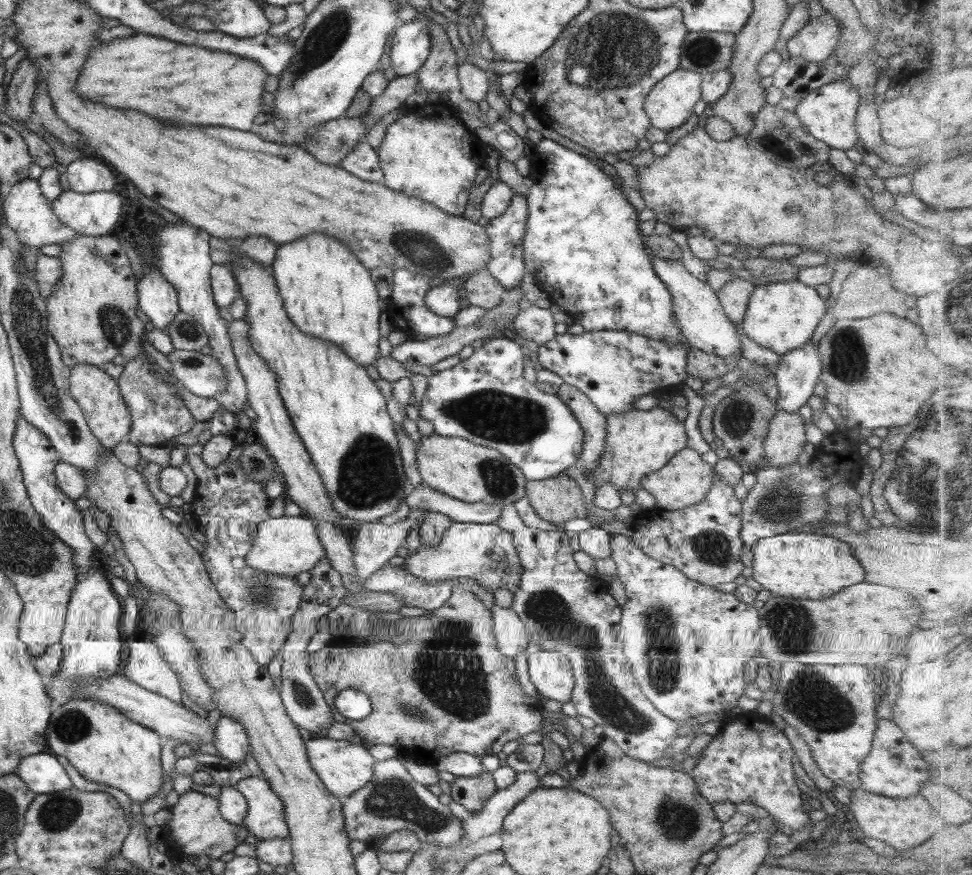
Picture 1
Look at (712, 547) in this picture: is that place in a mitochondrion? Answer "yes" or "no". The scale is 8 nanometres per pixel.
yes

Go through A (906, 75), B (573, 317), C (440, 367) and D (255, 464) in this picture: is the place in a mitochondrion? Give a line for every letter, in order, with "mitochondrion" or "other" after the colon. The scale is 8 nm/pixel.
A: other
B: other
C: other
D: mitochondrion

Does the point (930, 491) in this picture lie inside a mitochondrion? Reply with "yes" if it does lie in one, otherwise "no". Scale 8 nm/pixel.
yes

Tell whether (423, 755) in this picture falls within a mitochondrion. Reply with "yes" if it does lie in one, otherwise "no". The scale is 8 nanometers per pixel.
no

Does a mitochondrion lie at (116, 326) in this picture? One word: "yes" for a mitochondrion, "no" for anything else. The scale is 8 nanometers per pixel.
yes

